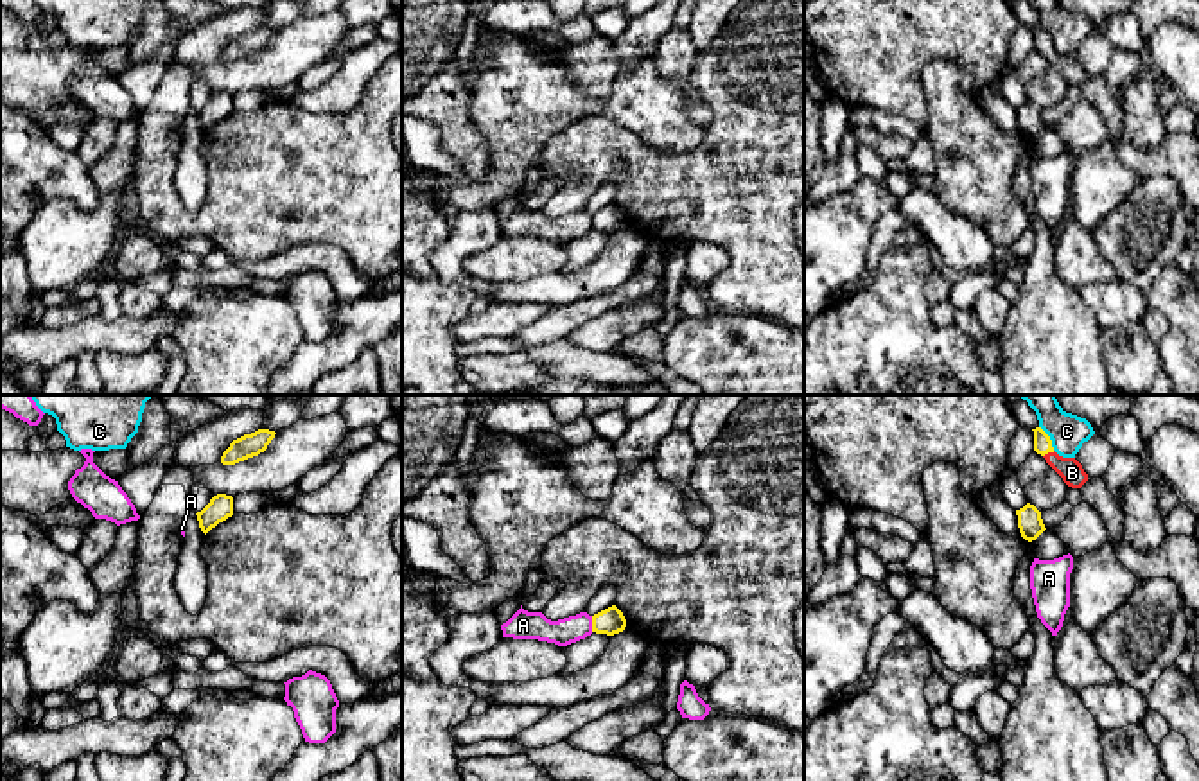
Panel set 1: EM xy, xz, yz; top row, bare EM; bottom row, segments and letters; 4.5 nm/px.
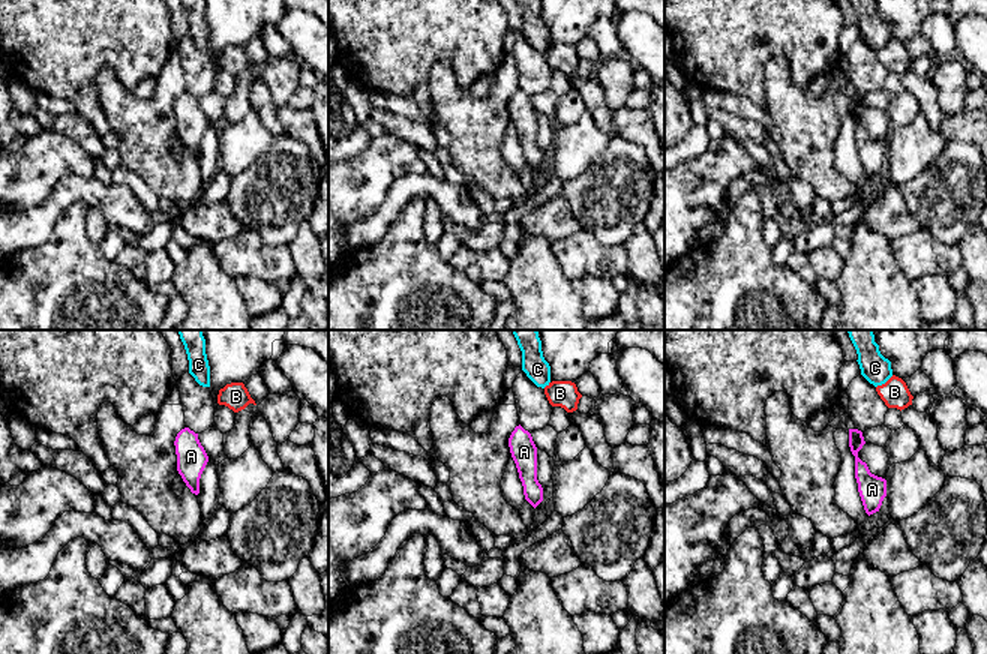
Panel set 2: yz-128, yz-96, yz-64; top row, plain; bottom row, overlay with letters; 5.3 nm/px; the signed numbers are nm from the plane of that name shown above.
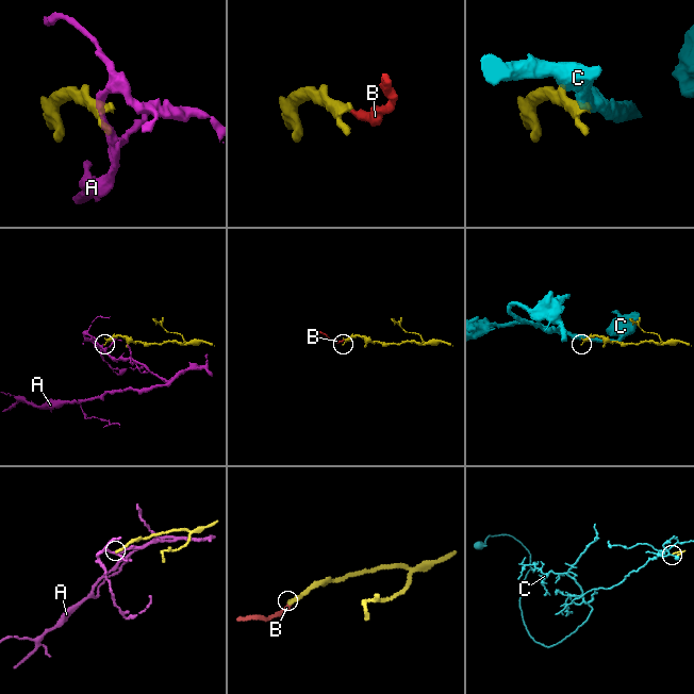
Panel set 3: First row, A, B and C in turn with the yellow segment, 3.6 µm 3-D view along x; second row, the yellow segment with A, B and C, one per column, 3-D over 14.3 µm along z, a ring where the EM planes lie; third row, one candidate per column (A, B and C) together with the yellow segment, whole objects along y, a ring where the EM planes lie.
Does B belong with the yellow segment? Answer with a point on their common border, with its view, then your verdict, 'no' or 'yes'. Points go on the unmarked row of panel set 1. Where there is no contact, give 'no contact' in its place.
yz (1049, 49) | yes

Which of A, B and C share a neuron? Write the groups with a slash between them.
A / B / C

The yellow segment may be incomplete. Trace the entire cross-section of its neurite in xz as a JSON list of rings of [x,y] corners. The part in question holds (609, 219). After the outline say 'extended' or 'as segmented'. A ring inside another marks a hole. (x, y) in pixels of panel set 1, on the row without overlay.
[[[612,203],[592,214],[592,230],[614,233],[623,230],[626,224],[626,217],[623,210]]] | as segmented

